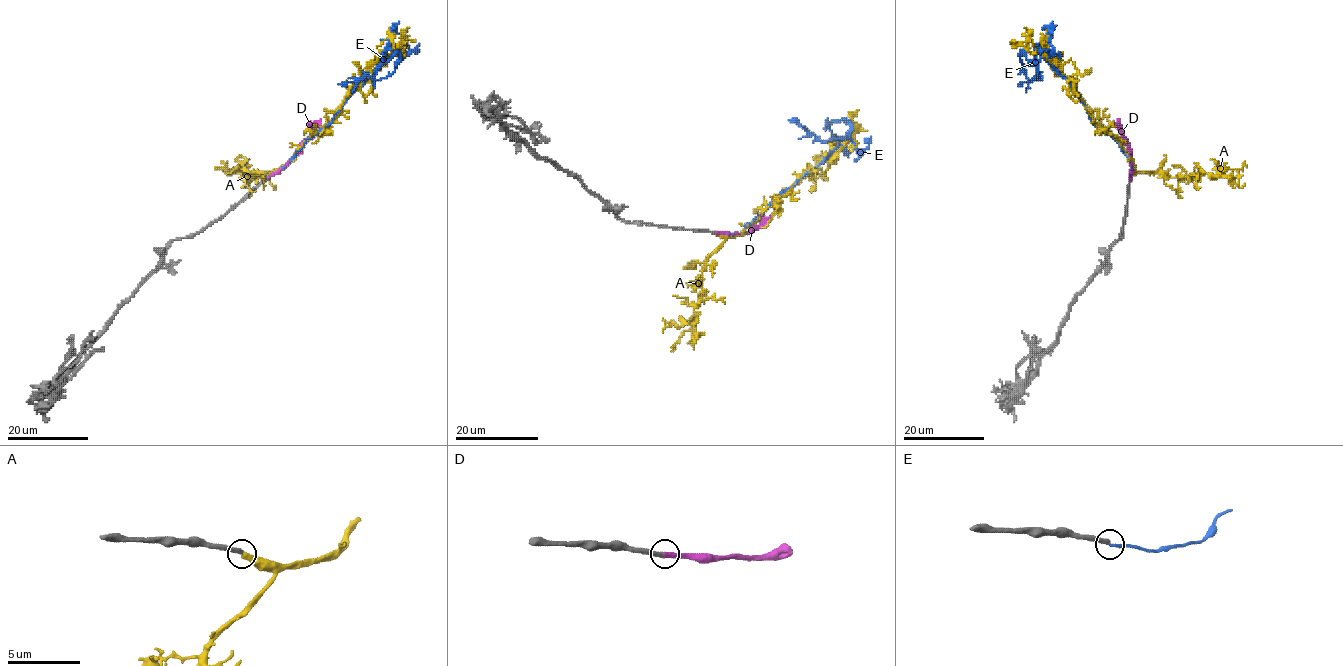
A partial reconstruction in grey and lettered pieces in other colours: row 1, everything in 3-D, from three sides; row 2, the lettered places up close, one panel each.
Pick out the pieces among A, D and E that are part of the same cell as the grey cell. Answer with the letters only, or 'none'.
D

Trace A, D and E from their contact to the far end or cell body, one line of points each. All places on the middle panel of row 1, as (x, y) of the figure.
A: (716, 233), (739, 235), (823, 157), (832, 156), (856, 131), (849, 112), (852, 113)
D: (716, 232), (747, 233), (769, 220)
E: (716, 233), (740, 233), (836, 147), (829, 127), (843, 119), (852, 127), (847, 137), (824, 142), (788, 119)

